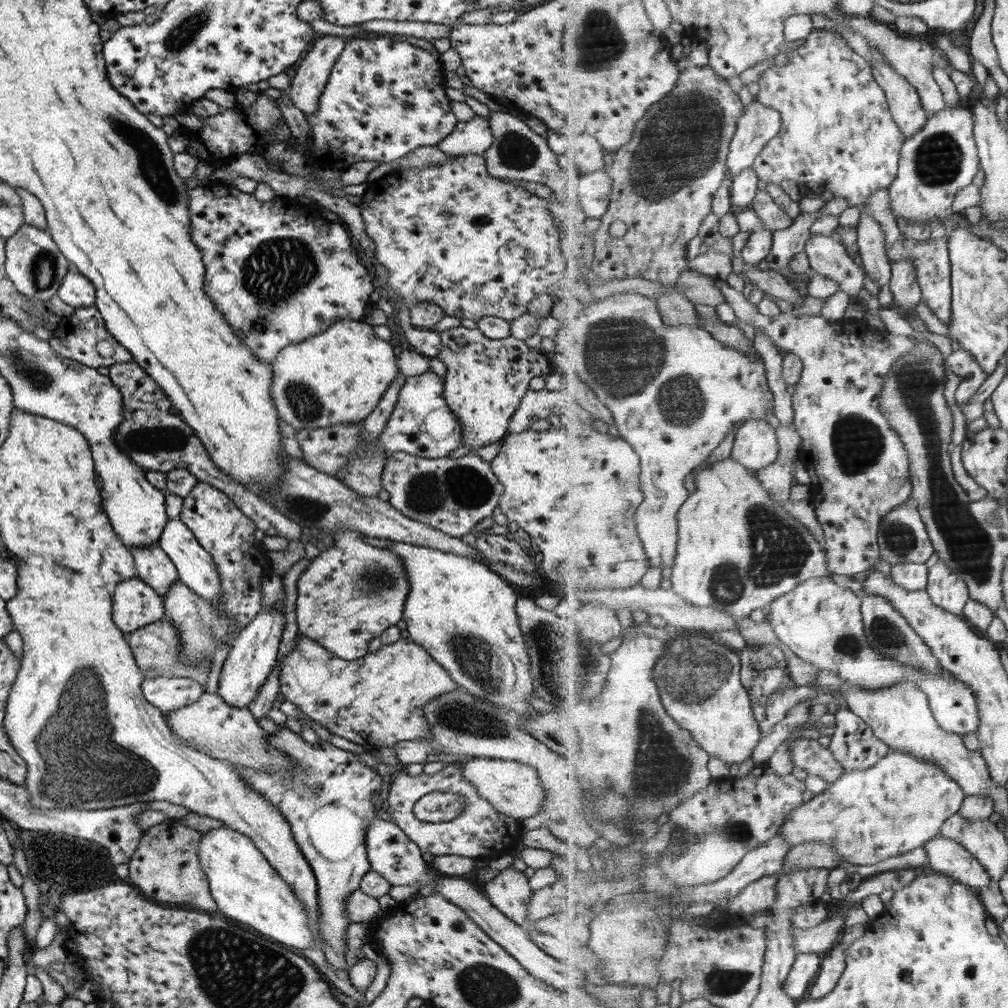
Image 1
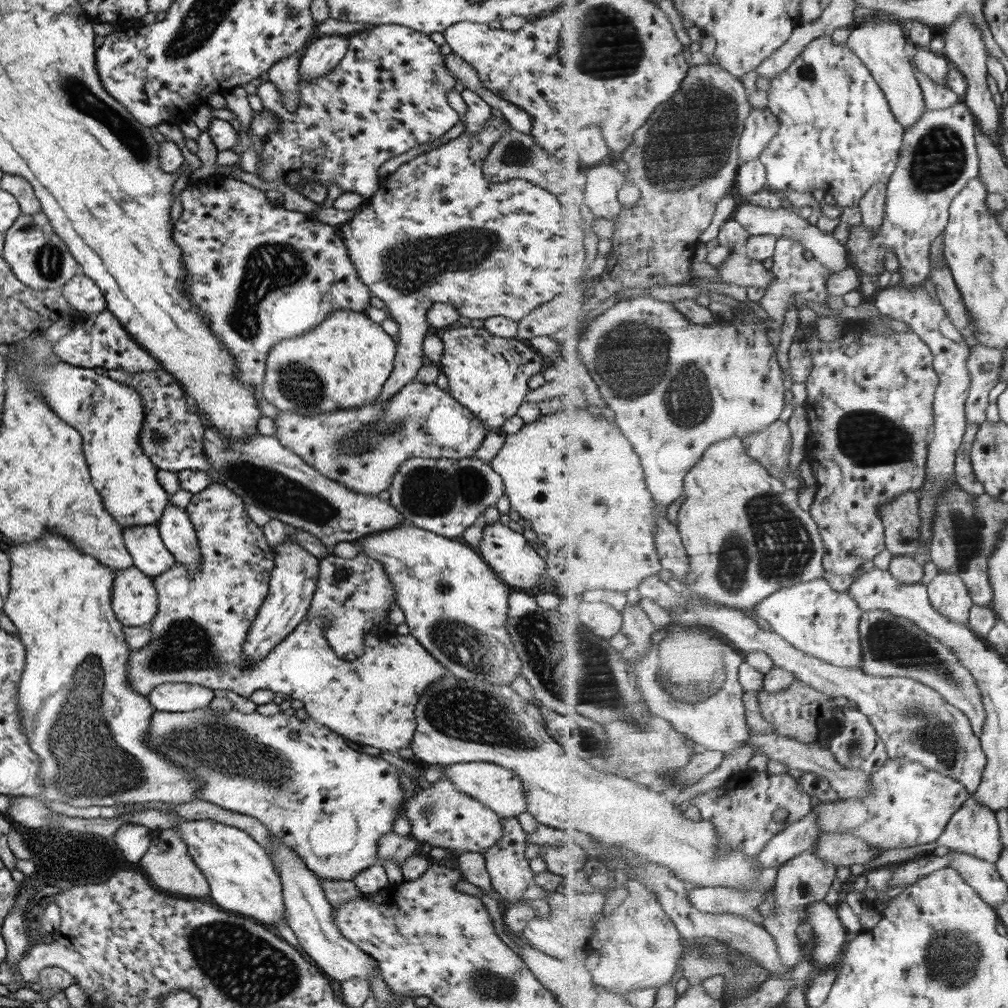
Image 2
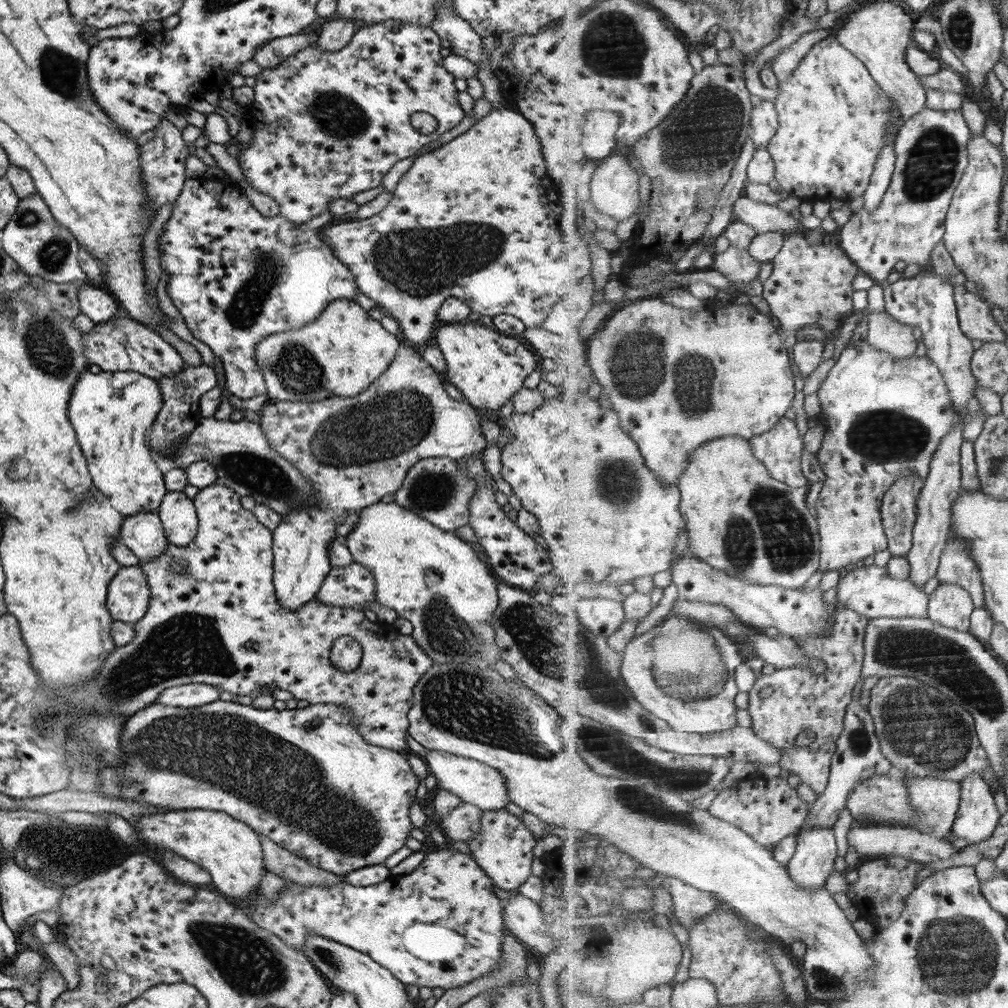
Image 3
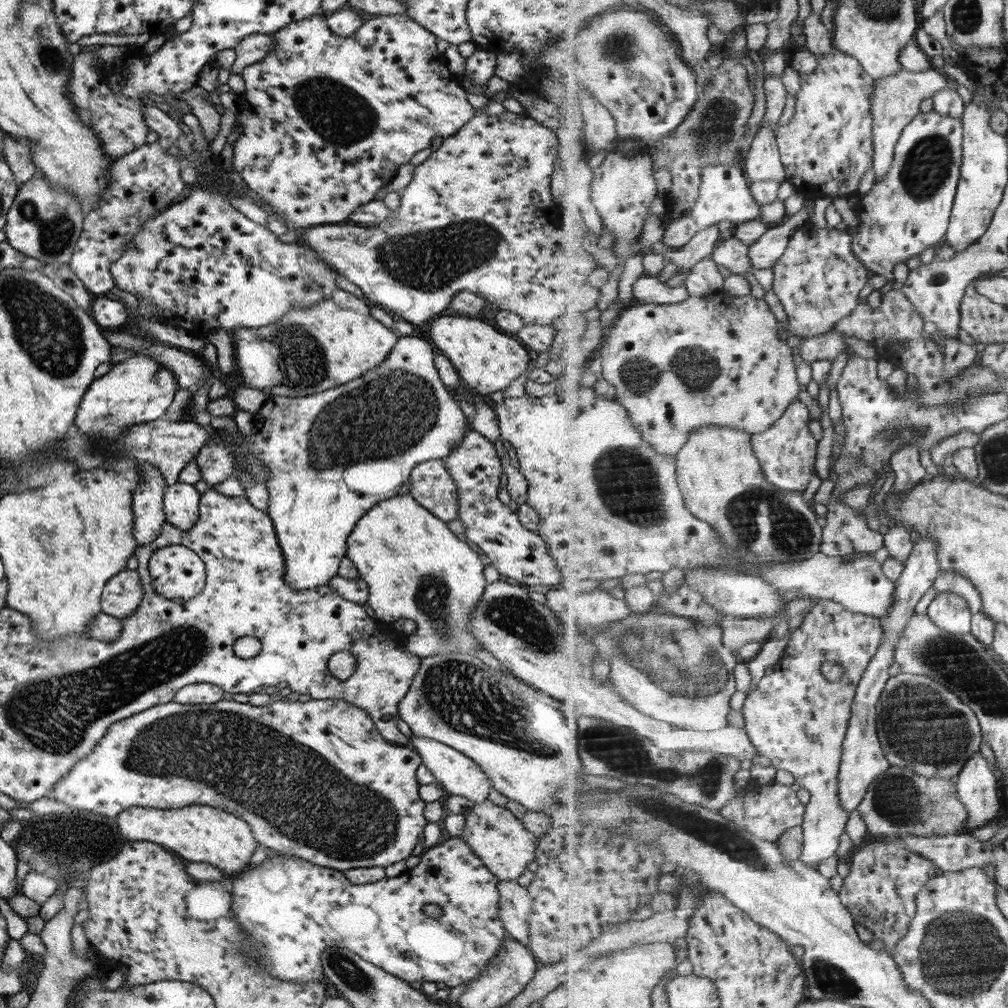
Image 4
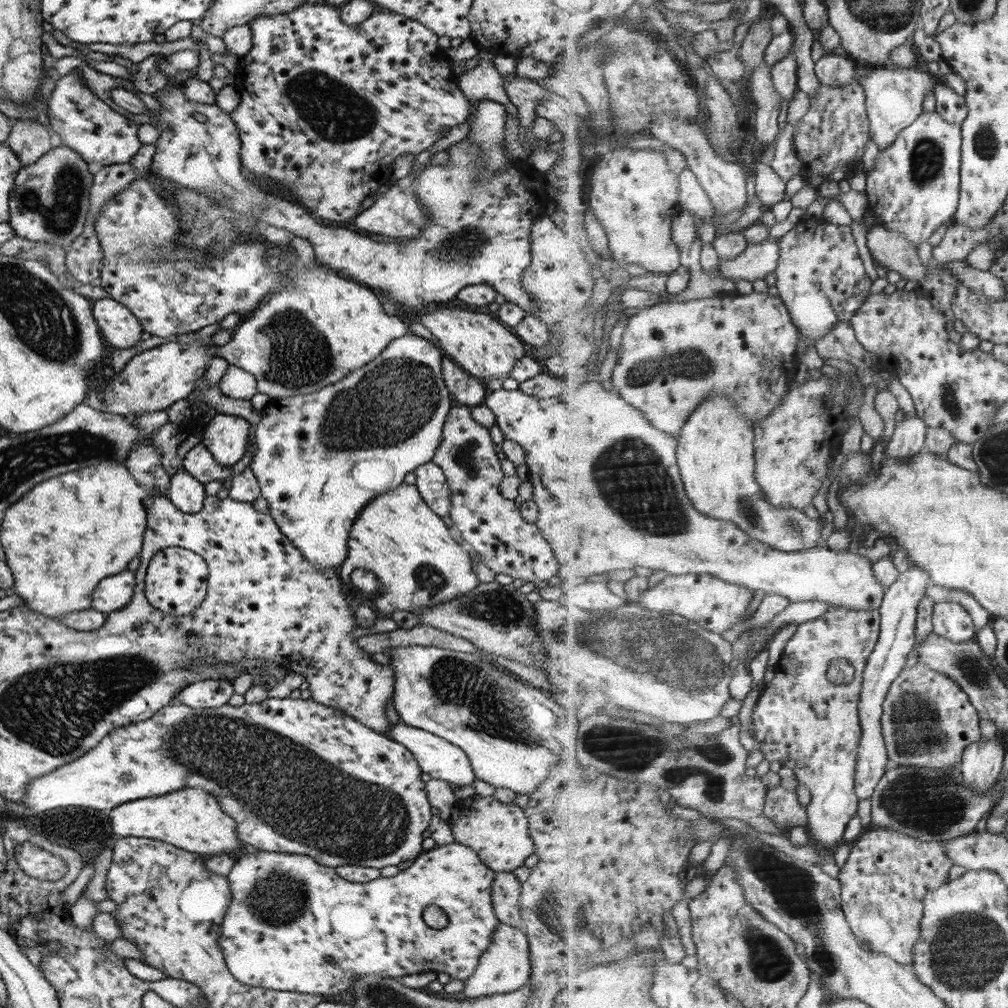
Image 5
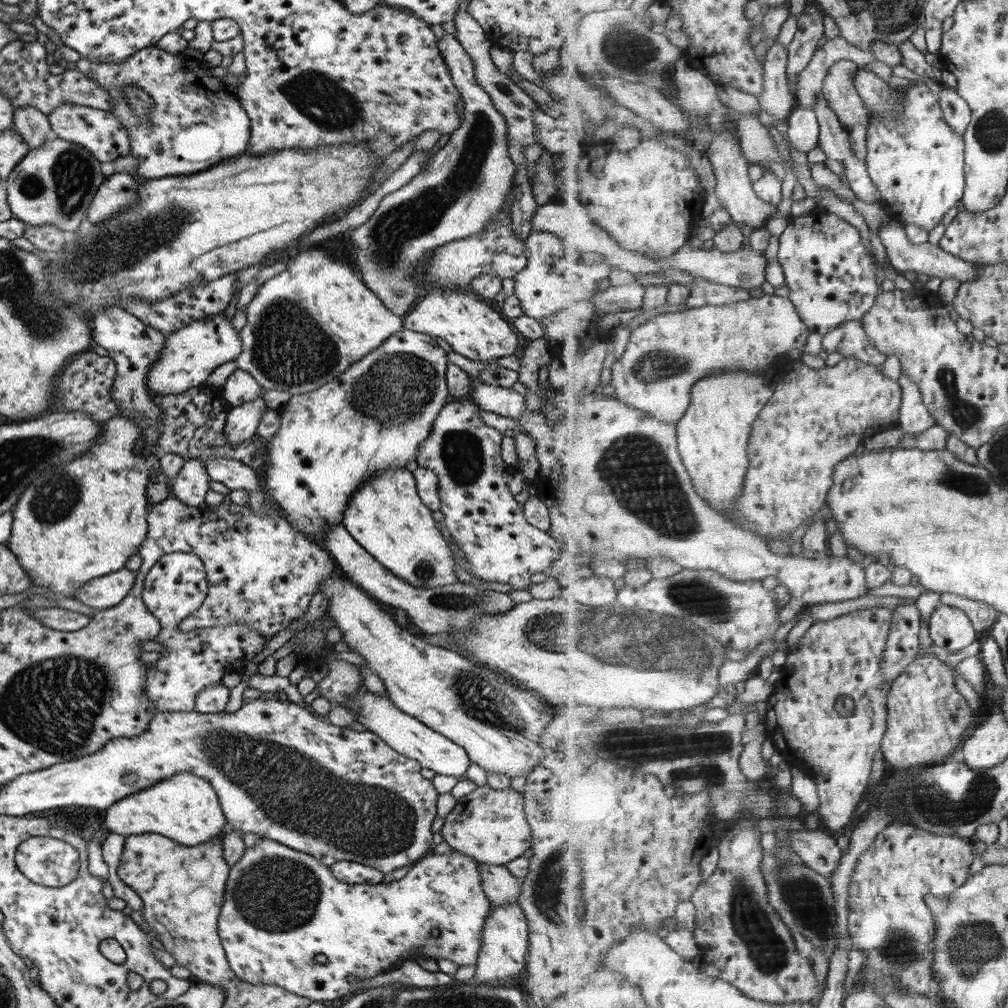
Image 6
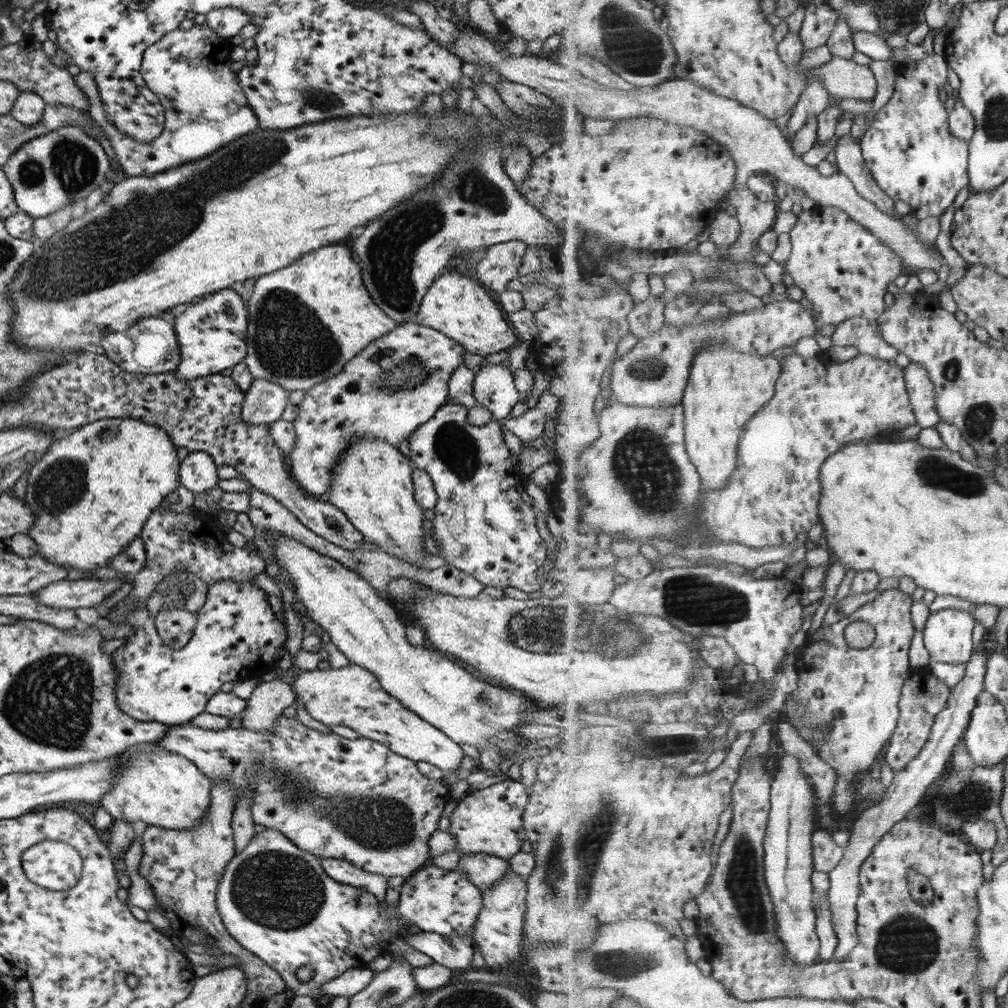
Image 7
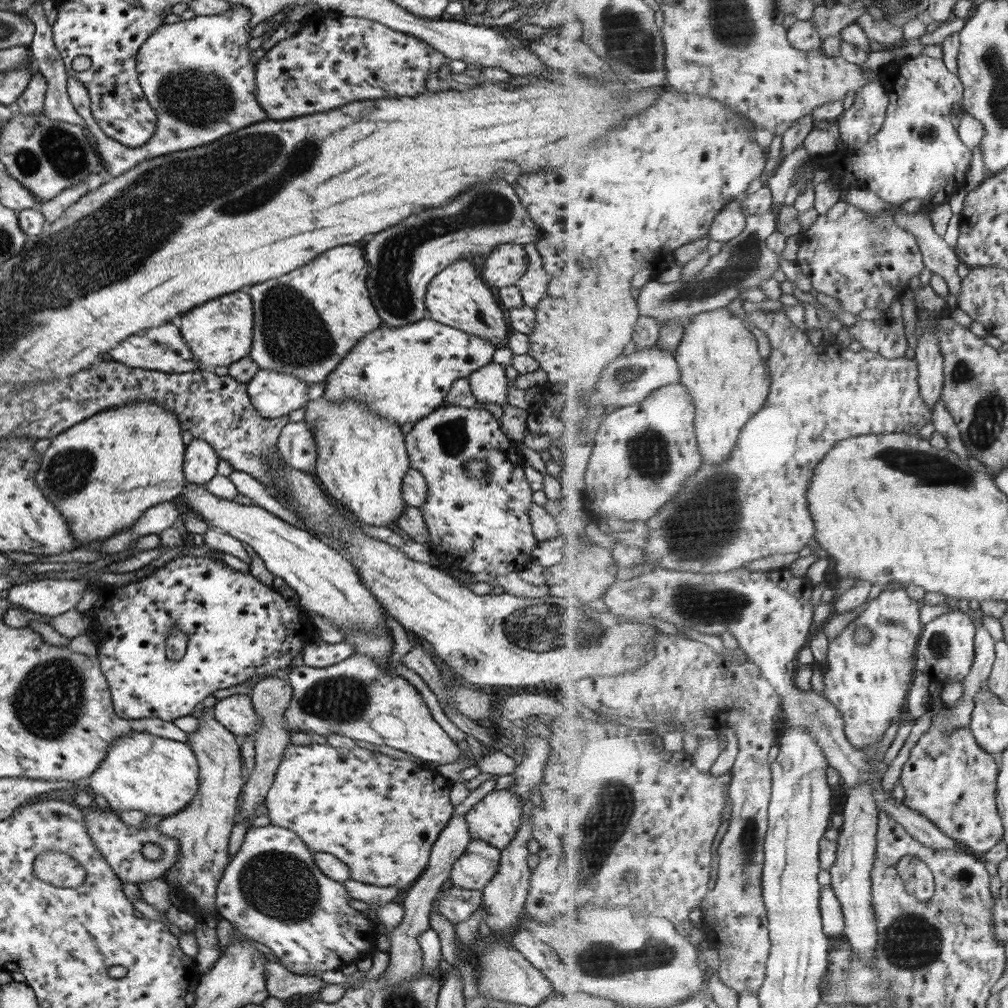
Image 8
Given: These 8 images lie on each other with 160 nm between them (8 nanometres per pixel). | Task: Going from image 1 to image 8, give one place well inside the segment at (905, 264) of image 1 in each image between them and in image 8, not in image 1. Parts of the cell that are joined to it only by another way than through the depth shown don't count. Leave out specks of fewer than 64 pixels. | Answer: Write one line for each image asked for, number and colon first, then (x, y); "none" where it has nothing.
2: (939, 158)
3: (931, 147)
4: (909, 210)
5: (915, 187)
6: (917, 161)
7: (911, 151)
8: (918, 153)

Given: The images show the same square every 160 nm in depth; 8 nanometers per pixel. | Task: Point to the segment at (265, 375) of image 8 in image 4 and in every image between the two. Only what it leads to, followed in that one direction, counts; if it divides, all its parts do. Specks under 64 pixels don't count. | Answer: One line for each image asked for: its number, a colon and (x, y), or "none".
4: (215, 462)
5: (225, 436)
6: (241, 422)
7: (264, 401)

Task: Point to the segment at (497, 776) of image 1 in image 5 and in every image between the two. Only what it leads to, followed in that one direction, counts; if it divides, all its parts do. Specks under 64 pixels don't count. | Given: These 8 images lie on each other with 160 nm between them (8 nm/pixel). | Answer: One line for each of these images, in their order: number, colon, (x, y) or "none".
2: (497, 788)
3: (473, 782)
4: (457, 774)
5: (440, 759)

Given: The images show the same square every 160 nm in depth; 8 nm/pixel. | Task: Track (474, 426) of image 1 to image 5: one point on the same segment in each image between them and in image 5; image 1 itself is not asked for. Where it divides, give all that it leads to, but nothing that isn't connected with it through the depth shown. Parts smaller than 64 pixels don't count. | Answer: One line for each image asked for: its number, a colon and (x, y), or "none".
2: (487, 375)
3: (487, 368)
4: (485, 359)
5: (480, 345)

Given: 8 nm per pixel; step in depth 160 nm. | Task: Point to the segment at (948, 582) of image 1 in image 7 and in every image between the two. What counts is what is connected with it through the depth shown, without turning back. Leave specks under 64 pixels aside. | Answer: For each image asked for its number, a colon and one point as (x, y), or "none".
2: (949, 594)
3: (951, 605)
4: (952, 612)
5: (951, 620)
6: (950, 628)
7: (948, 634)

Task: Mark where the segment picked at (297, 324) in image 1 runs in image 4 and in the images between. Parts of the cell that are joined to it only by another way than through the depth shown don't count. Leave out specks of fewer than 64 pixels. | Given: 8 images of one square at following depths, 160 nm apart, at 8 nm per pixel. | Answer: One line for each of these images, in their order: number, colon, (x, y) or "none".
2: (237, 250)
3: (235, 276)
4: (202, 265)

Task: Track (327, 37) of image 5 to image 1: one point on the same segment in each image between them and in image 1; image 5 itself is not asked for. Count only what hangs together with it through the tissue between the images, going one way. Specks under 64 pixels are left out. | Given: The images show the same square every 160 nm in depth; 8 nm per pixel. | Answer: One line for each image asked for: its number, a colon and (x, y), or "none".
1: (383, 98)
2: (387, 94)
3: (326, 125)
4: (325, 121)

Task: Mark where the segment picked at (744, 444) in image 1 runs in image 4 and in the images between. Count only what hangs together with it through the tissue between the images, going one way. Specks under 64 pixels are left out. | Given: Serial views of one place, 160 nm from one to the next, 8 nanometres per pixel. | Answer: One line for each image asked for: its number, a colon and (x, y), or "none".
2: (772, 446)
3: (781, 449)
4: (787, 451)

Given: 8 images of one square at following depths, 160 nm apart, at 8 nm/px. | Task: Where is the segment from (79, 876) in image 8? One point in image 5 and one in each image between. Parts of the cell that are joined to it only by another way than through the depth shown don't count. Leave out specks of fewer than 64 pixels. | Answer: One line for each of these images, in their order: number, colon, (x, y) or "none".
5: (37, 863)
6: (49, 862)
7: (53, 865)

